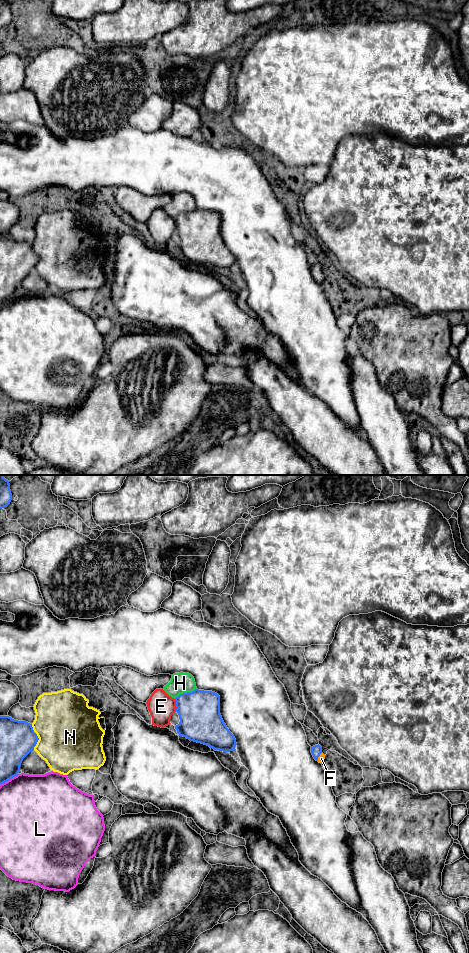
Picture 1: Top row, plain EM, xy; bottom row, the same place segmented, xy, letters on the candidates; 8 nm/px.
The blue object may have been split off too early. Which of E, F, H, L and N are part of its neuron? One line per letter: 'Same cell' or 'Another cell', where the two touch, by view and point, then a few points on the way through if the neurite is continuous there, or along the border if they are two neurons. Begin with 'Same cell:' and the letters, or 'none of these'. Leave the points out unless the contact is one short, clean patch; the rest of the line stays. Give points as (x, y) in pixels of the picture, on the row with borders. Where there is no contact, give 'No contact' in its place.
Same cell: F
E: Another cell. Touches blue at xy (176, 705)
F: Same cell. Touches blue at xy (319, 755). Path across: xy (316, 750), (319, 755), (321, 758)
H: Another cell. Touches blue at xy (185, 693)
L: Another cell. Touches blue at xy (9, 779)
N: Another cell. Touches blue at xy (37, 737)

